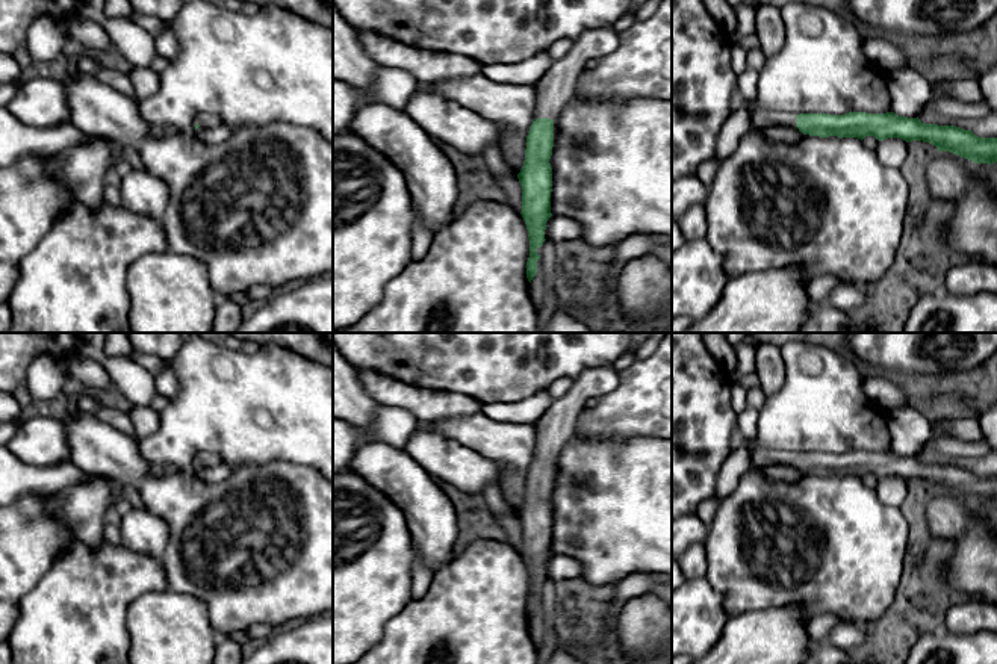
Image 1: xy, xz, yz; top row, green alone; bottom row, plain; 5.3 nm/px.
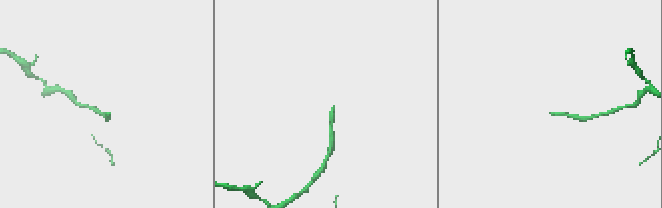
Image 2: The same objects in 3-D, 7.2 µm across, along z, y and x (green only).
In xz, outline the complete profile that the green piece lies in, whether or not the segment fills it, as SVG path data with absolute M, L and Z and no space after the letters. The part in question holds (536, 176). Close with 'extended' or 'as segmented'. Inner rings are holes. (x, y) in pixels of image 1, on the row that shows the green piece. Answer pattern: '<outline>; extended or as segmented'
M599 26L585 30L575 41L570 54L552 64L536 83L537 119L533 121L528 136L525 160L517 174L522 186L522 218L530 239L526 278L531 283L537 274L537 248L543 245L546 222L551 213L552 168L549 159L554 147L554 119L572 98L570 86L584 71L587 59L599 59L614 51L620 35L613 26Z; extended

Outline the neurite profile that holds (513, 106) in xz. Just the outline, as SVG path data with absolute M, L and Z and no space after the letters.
M480 73L436 83L424 82L421 88L498 123L502 127L502 157L516 174L520 172L526 136L531 124L539 118L536 85L502 85Z

